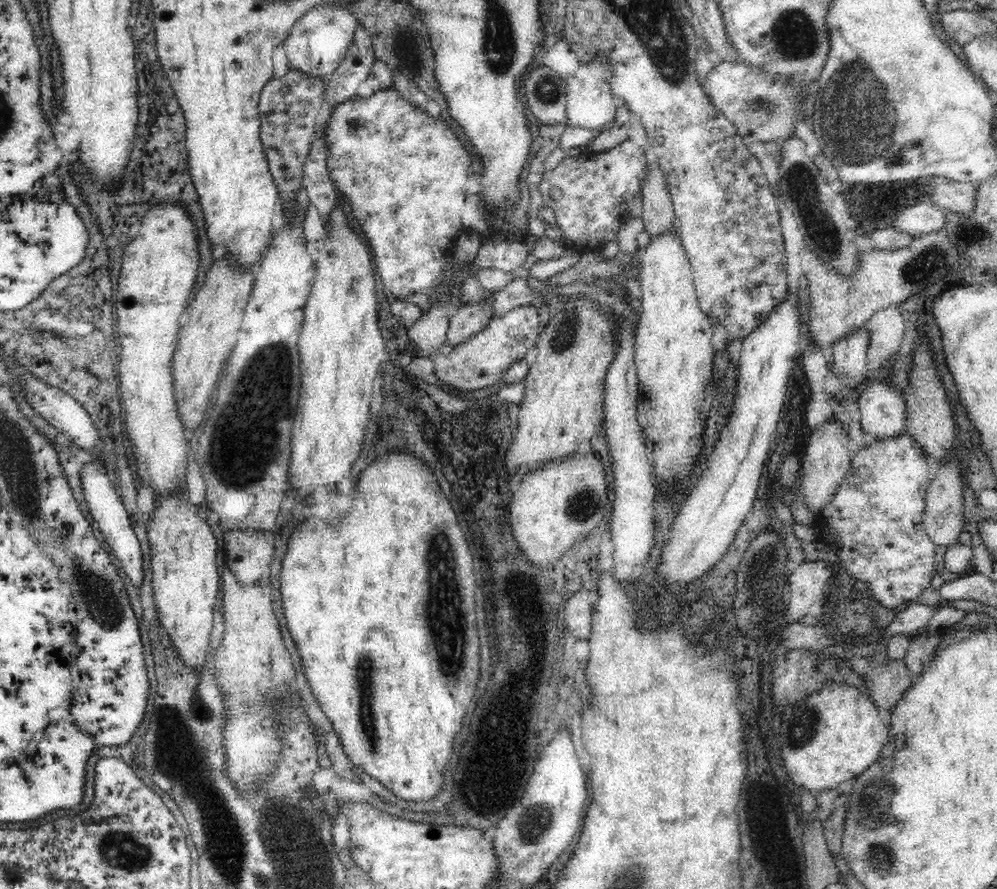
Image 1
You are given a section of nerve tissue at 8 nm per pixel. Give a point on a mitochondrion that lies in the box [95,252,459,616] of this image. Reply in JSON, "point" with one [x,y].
{"point":[243,446]}

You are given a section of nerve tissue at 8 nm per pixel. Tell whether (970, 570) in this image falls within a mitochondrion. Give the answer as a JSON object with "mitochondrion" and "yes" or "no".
{"mitochondrion":"no"}

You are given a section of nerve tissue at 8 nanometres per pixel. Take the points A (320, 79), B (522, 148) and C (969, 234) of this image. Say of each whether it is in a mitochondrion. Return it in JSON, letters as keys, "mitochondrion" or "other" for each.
{"A":"other","B":"other","C":"mitochondrion"}

